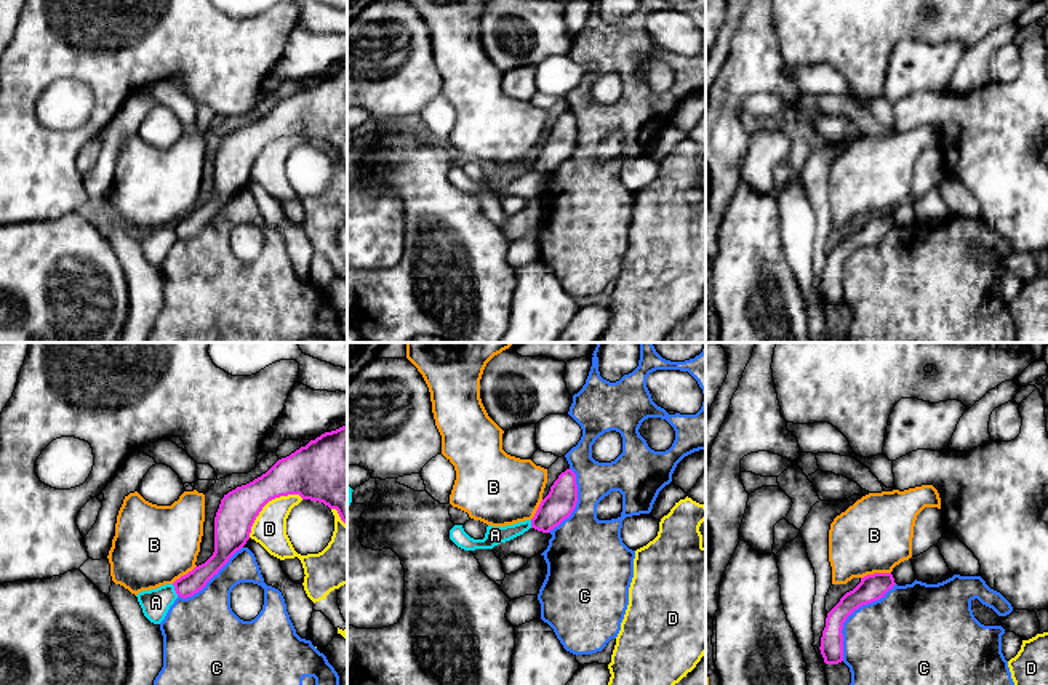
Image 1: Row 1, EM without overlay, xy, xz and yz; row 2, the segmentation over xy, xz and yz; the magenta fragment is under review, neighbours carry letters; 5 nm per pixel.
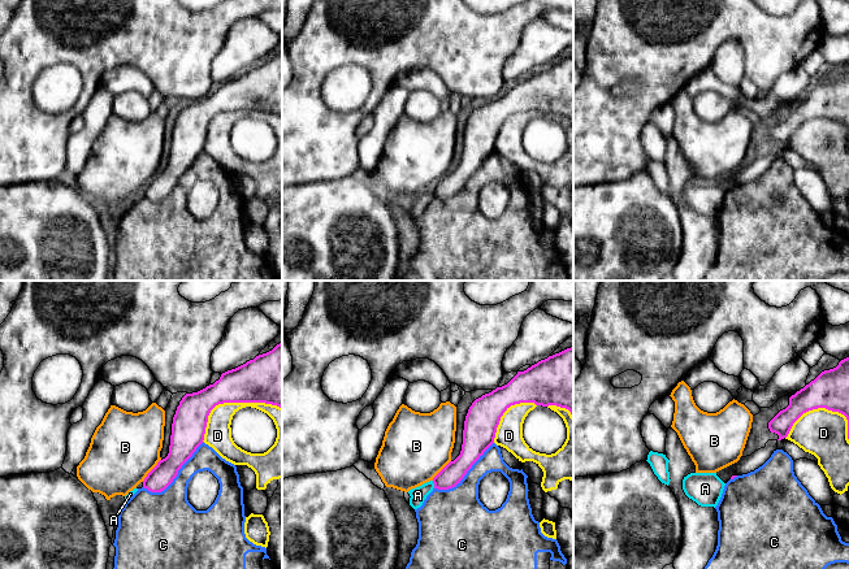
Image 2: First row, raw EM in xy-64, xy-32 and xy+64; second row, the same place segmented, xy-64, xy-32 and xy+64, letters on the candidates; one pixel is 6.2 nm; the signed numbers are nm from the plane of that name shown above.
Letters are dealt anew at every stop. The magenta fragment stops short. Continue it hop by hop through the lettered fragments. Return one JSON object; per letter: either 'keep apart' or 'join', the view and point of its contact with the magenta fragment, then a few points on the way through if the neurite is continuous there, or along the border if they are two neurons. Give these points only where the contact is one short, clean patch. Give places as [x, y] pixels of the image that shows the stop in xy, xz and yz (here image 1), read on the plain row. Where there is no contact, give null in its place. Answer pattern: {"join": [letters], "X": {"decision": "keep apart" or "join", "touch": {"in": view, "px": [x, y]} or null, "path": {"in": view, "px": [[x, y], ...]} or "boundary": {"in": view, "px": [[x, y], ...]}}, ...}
{"join": [], "A": {"decision": "keep apart", "touch": {"in": "xy", "px": [175, 231]}, "boundary": {"in": "xy", "px": [[172, 226], [178, 237]]}}, "B": {"decision": "keep apart", "touch": {"in": "yz", "px": [876, 215]}, "boundary": {"in": "yz", "px": [[890, 213], [874, 213], [861, 220]]}}, "C": {"decision": "keep apart", "touch": {"in": "yz", "px": [850, 255]}}, "D": {"decision": "keep apart", "touch": {"in": "xy", "px": [268, 143]}}}

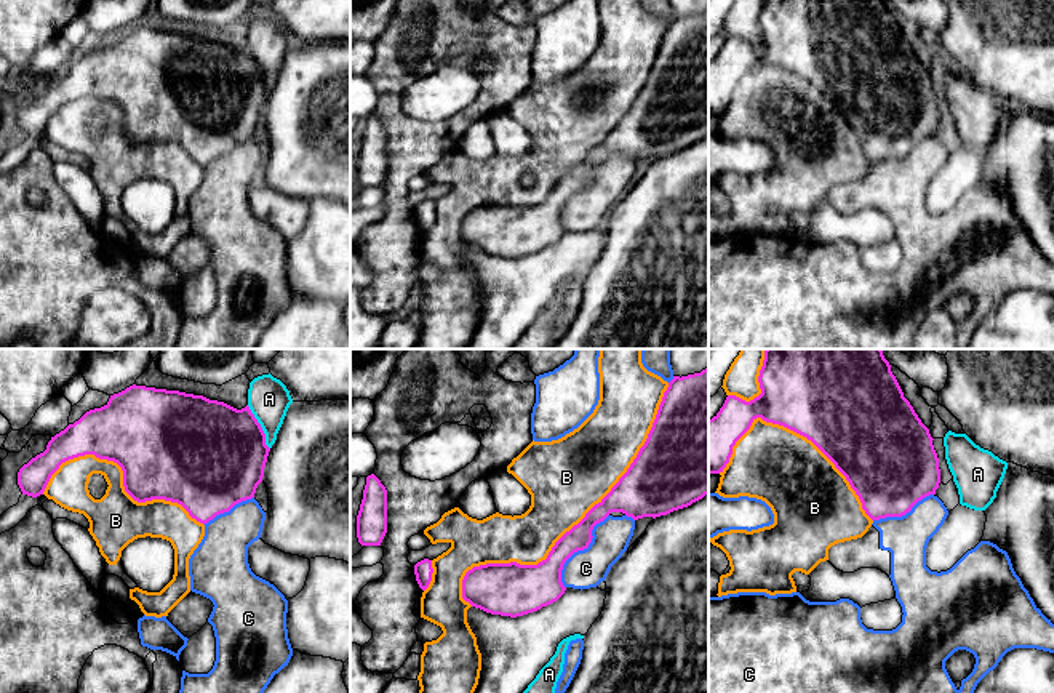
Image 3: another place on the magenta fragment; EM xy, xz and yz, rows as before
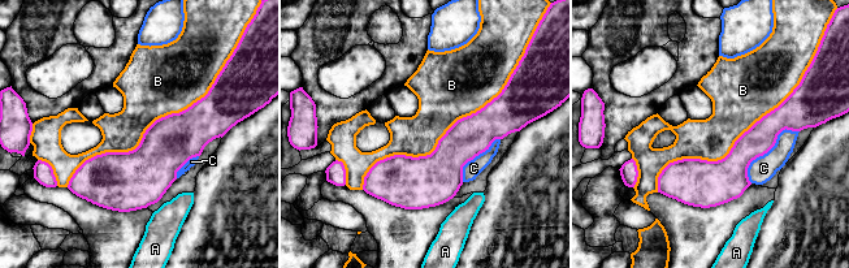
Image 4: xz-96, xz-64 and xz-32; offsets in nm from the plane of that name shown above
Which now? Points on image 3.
{"join": ["C"], "A": {"decision": "keep apart", "touch": {"in": "xy", "px": [261, 69]}}, "B": {"decision": "keep apart", "touch": {"in": "xz", "px": [574, 167]}}, "C": {"decision": "join", "touch": {"in": "xz", "px": [579, 191]}}}

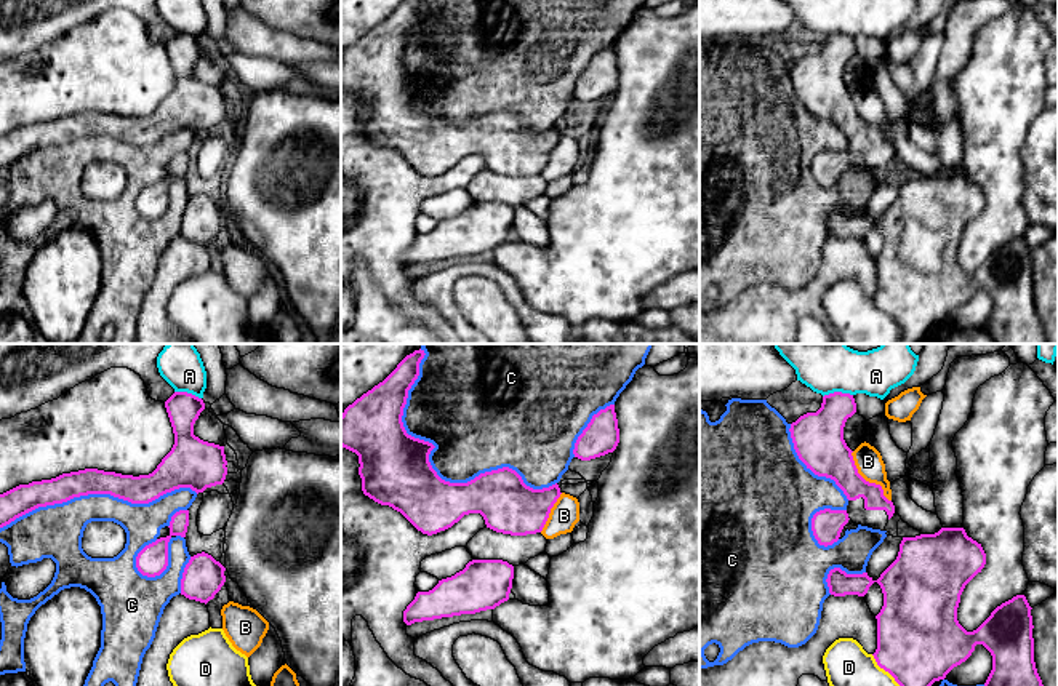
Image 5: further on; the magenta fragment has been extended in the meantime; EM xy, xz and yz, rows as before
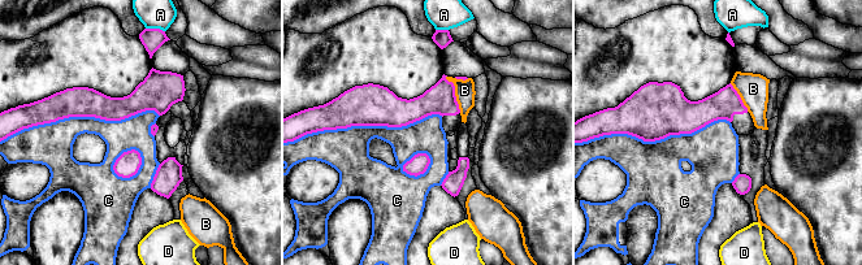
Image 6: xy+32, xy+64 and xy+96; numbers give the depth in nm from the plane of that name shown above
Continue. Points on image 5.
{"join": [], "A": {"decision": "keep apart", "touch": {"in": "yz", "px": [837, 34]}, "boundary": {"in": "yz", "px": [[852, 35], [829, 34], [823, 39]]}}, "B": {"decision": "keep apart", "touch": {"in": "yz", "px": [865, 122]}}, "C": {"decision": "keep apart", "touch": {"in": "xz", "px": [434, 112]}}, "D": {"decision": "keep apart", "touch": {"in": "yz", "px": [892, 317]}}}

